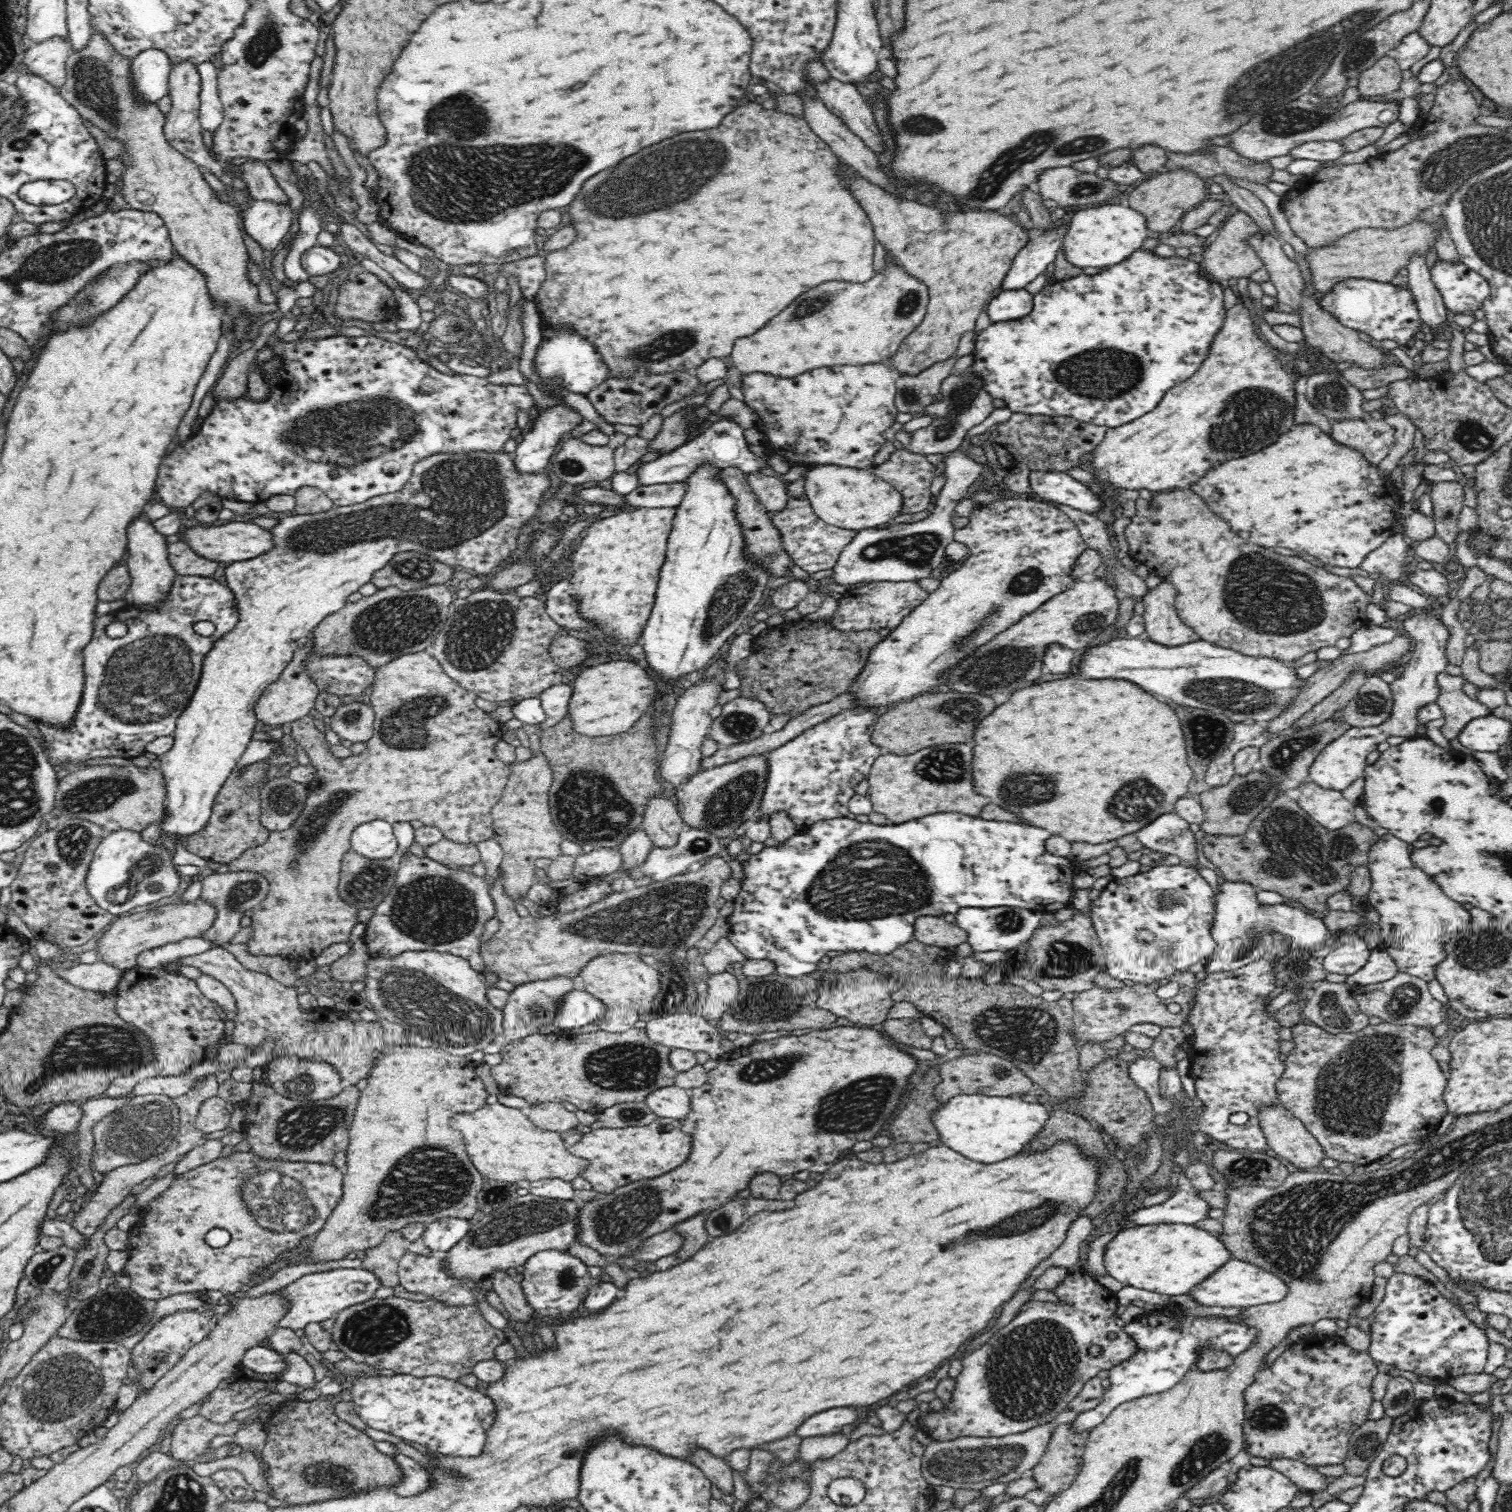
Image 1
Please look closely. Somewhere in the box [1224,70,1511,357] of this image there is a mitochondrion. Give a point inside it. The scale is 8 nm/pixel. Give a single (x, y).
(1291, 120)

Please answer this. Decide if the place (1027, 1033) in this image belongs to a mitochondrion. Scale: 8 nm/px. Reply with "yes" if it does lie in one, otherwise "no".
yes

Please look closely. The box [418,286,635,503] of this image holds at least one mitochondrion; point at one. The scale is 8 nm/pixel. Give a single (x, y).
(572, 467)

